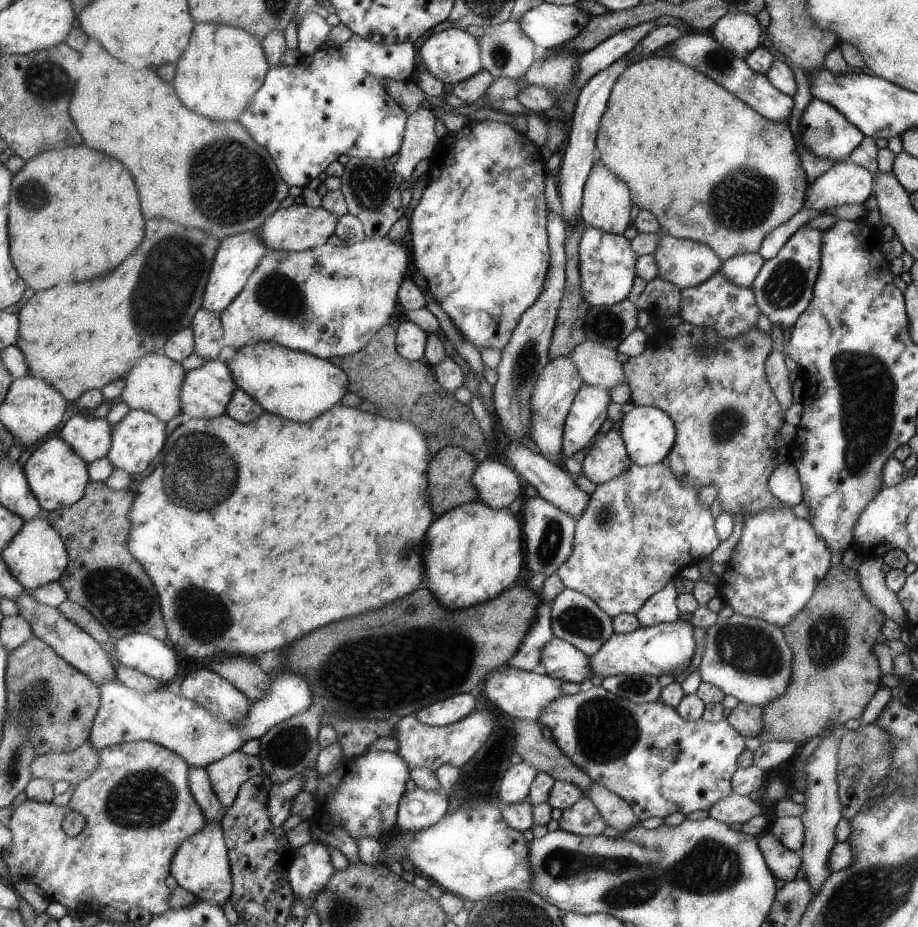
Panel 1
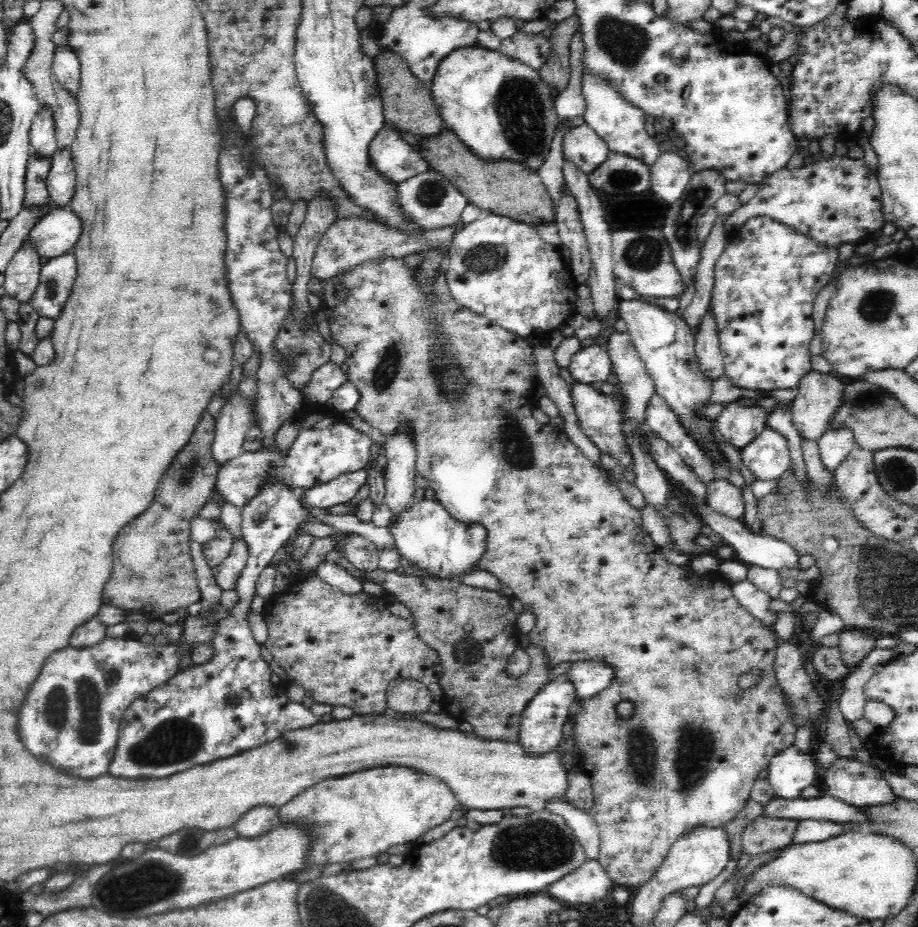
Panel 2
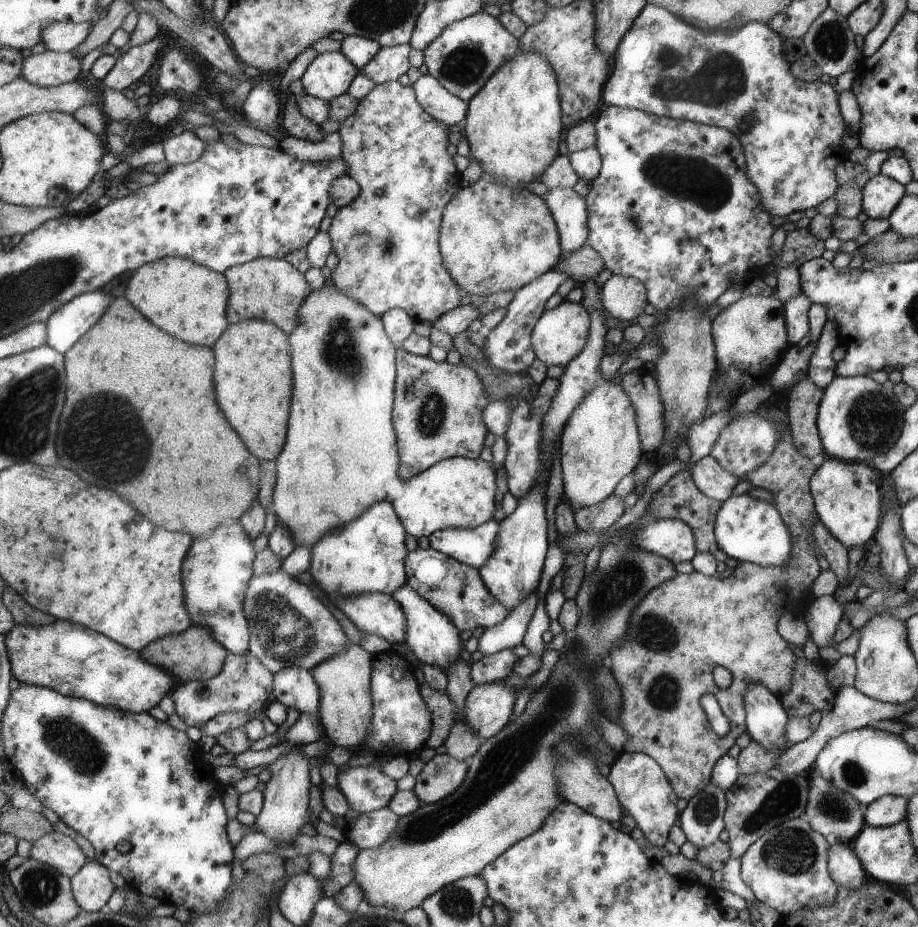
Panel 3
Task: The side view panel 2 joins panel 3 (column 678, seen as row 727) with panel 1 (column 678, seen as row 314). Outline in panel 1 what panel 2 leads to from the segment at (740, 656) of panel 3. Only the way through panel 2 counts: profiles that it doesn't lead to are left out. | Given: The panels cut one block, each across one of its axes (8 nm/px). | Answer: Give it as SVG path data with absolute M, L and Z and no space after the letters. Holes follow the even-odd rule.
M683 321L669 330L667 338L659 346L647 346L641 355L629 357L622 365L631 392L630 403L662 409L675 424L677 435L671 451L663 458L663 464L670 465L675 476L697 485L698 489L715 486L715 499L721 504L721 511L733 515L743 513L744 510L743 518L762 512L767 506L781 508L781 503L767 492L767 480L775 468L775 432L781 426L781 408L777 406L777 400L767 386L763 368L763 360L771 353L771 344L769 334L762 332L756 325L742 335L720 339L713 328ZM699 336L717 346L717 356L697 356L695 346ZM741 468L759 468L763 472L743 472Z

